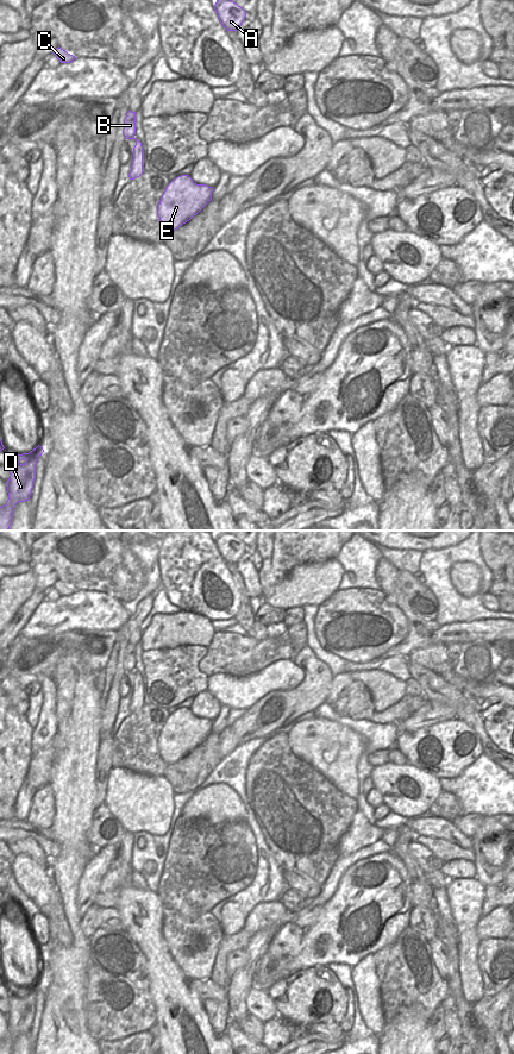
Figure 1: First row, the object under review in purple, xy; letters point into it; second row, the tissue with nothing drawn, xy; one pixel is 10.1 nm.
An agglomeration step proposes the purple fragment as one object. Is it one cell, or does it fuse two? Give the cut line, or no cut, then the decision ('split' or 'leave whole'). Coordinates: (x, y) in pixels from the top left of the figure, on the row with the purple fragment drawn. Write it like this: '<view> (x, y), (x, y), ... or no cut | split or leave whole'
no cut | leave whole

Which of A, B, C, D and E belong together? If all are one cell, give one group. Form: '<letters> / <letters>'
A B C D E

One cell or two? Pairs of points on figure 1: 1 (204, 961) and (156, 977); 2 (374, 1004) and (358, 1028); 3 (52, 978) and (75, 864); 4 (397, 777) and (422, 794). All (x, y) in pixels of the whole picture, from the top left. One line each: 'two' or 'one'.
1: two
2: two
3: one
4: one

